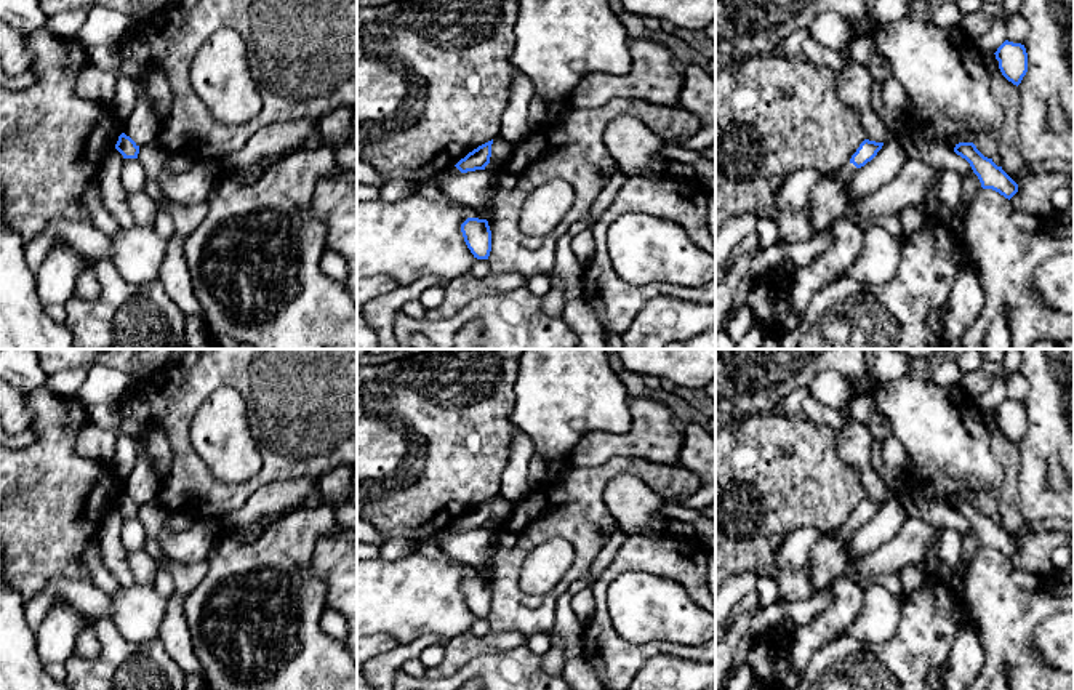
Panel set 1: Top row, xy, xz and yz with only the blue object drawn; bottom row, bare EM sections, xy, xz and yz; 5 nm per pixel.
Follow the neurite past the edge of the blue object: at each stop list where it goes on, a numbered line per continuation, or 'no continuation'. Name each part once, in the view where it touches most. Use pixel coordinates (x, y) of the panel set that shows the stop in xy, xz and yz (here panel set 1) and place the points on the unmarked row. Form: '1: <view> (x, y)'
1: yz (844, 532)

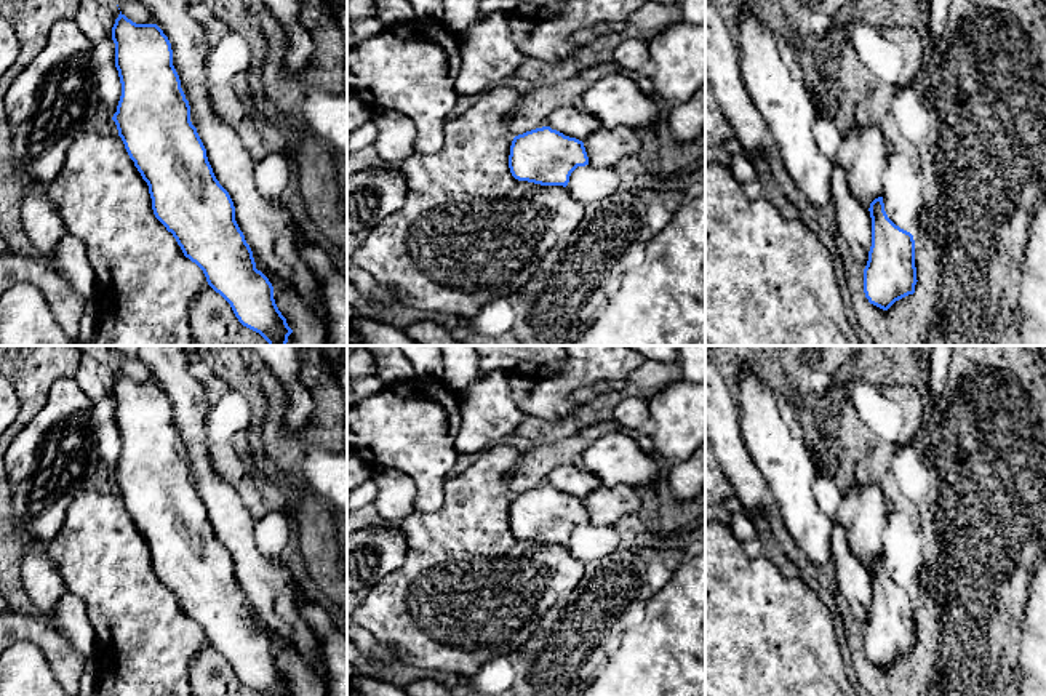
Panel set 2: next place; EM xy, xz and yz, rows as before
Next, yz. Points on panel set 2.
no continuation

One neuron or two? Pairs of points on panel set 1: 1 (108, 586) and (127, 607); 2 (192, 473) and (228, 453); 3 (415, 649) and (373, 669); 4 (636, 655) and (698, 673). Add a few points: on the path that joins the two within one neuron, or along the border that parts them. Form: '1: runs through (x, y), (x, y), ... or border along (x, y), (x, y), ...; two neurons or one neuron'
1: border along (120, 586), (109, 596); two neurons
2: border along (191, 429), (191, 445), (210, 473), (237, 484); two neurons
3: runs through (405, 652), (383, 668); one neuron
4: border along (689, 658), (657, 653), (636, 673); two neurons

